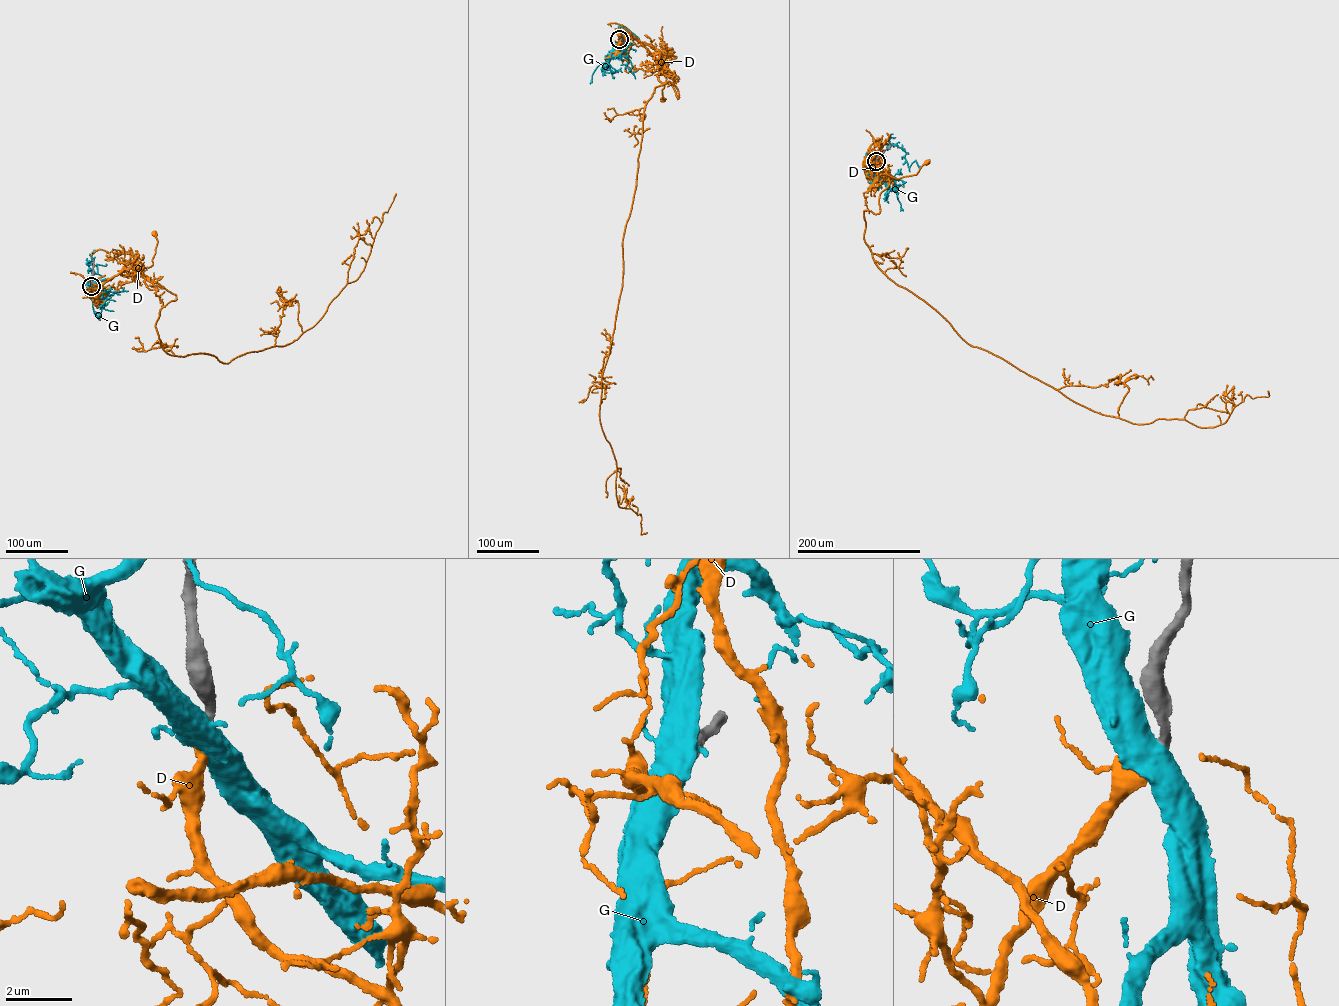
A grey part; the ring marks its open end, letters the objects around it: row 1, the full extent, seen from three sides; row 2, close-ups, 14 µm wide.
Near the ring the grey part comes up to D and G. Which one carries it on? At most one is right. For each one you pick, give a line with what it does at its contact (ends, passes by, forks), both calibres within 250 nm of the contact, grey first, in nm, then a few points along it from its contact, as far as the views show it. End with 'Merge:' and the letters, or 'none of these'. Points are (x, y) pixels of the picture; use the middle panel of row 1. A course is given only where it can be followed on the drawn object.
D: it ends there; 320 nm thick on the grey side, 320 nm on the other; it runs (619, 39), (624, 41), (630, 35), (655, 58), (666, 76), (662, 98), (665, 99), (662, 100)
Merge: D

